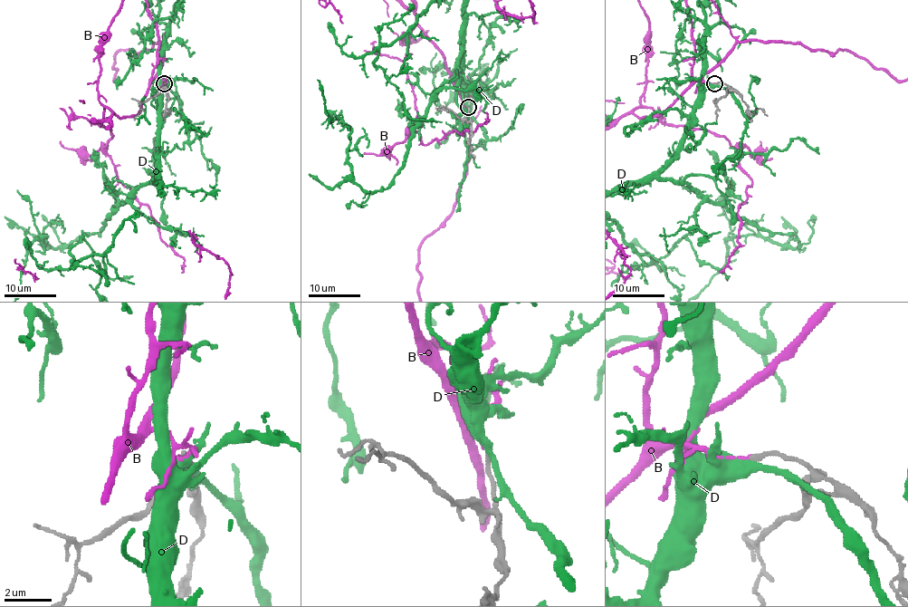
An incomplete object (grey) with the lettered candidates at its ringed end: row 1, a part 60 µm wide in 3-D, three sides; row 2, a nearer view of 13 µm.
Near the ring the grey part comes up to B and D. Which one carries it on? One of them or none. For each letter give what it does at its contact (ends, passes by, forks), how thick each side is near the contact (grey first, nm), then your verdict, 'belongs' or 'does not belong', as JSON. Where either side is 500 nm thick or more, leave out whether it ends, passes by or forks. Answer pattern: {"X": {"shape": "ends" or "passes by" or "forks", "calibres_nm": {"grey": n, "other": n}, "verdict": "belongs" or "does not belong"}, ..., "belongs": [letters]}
{"B": {"shape": "ends", "calibres_nm": {"grey": 200, "other": 110}, "verdict": "does not belong"}, "D": {"shape": "passes by", "calibres_nm": {"grey": 220, "other": 340}, "verdict": "does not belong"}, "belongs": []}

